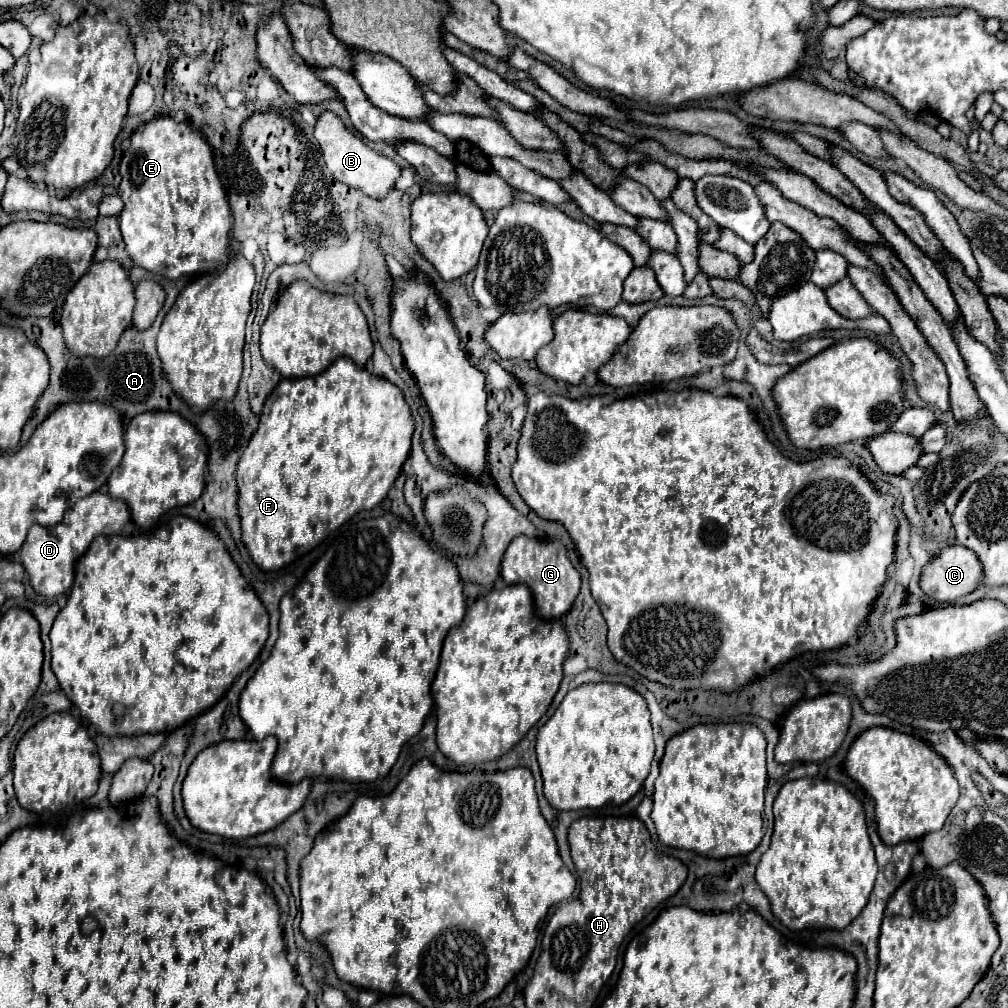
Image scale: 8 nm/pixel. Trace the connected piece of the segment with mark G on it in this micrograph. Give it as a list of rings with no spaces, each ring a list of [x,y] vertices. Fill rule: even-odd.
[[[518,536],[516,540],[512,540],[512,544],[508,546],[508,550],[504,554],[500,576],[504,578],[506,584],[516,584],[516,582],[528,584],[528,588],[532,590],[532,596],[534,596],[536,612],[540,616],[544,616],[546,620],[562,618],[564,612],[568,612],[568,608],[572,606],[572,600],[576,598],[576,594],[580,590],[578,570],[572,566],[564,544],[560,540],[552,540],[552,538]]]

